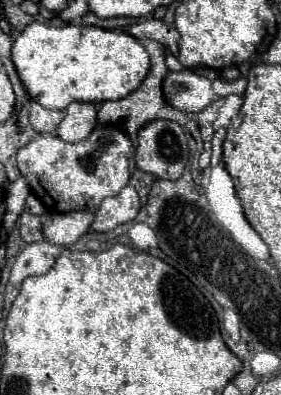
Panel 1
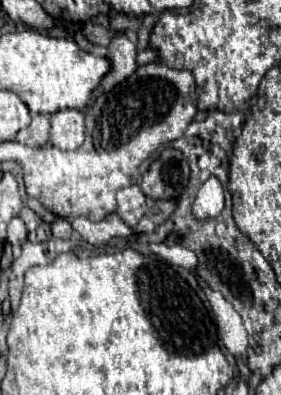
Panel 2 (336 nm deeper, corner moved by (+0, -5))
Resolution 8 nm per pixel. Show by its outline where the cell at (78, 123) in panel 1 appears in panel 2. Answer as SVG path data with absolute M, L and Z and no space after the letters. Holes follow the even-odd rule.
M59 110L51 116L51 142L61 150L77 150L85 142L85 116L81 110Z

